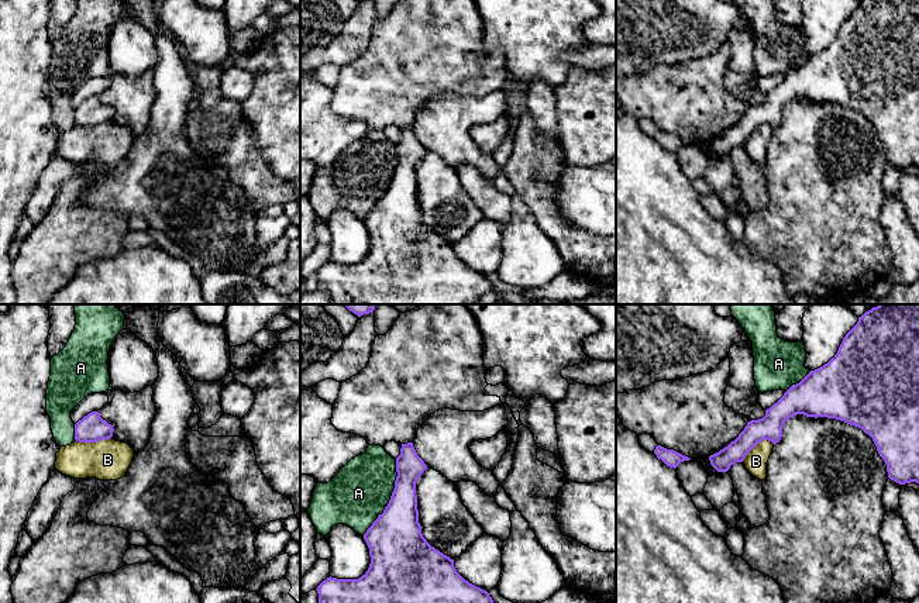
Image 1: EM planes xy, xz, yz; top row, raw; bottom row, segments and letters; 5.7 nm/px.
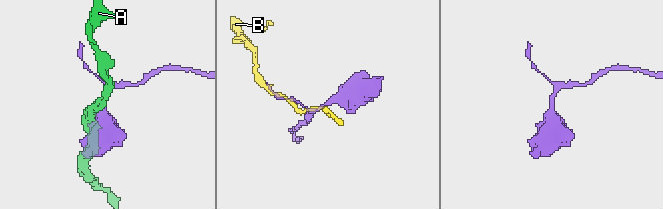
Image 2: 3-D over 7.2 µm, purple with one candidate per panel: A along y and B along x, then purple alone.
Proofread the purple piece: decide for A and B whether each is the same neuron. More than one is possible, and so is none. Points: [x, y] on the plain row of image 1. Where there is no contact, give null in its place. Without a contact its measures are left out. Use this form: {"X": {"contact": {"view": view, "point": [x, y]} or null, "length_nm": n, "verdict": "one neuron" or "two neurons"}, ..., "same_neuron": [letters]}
{"A": {"contact": {"view": "xz", "point": [391, 182]}, "length_nm": 480, "verdict": "two neurons"}, "B": {"contact": {"view": "xy", "point": [93, 126]}, "length_nm": 200, "verdict": "two neurons"}, "same_neuron": []}

